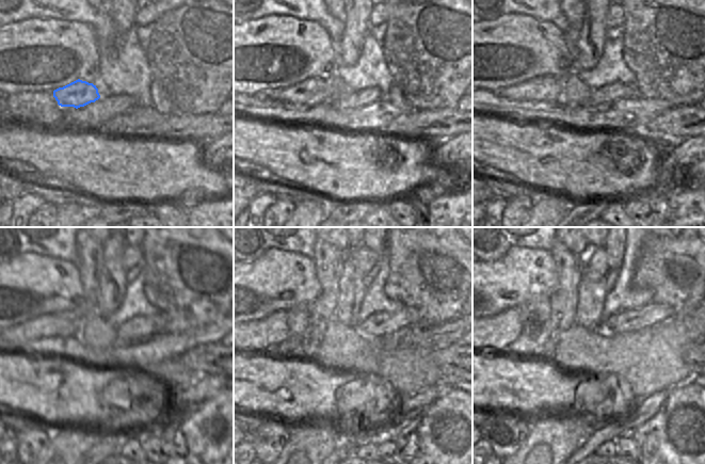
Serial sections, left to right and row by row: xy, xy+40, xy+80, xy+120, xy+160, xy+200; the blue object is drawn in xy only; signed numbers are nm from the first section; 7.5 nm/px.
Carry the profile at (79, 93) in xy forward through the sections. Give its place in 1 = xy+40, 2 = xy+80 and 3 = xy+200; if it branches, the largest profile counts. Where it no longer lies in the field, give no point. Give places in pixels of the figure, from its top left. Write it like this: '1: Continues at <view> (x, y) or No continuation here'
1: Continues at xy+40 (313, 91)
2: Continues at xy+80 (547, 89)
3: Continues at xy+200 (495, 333).

